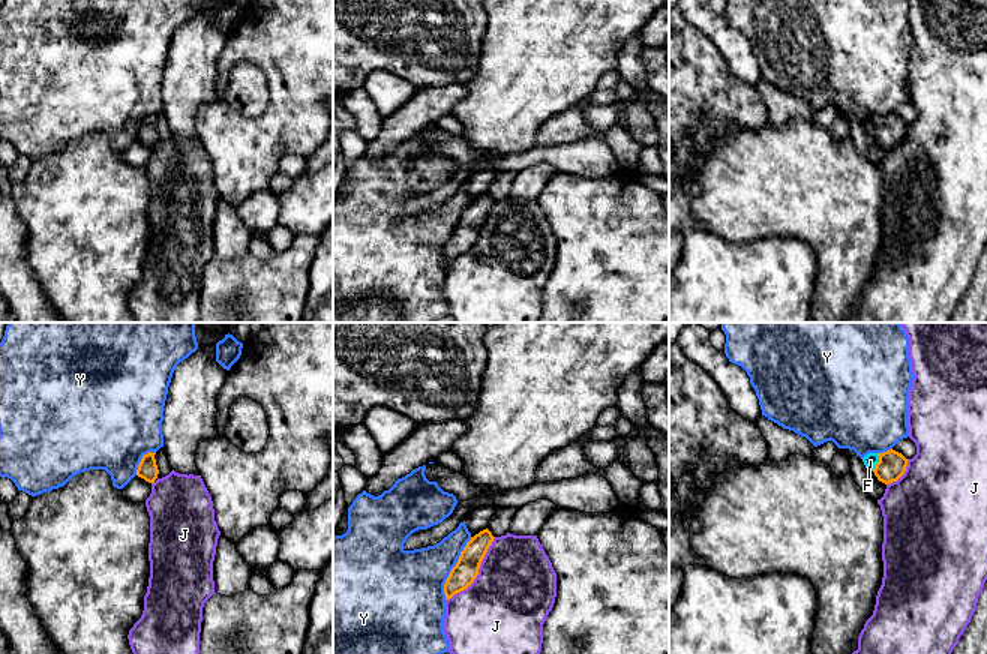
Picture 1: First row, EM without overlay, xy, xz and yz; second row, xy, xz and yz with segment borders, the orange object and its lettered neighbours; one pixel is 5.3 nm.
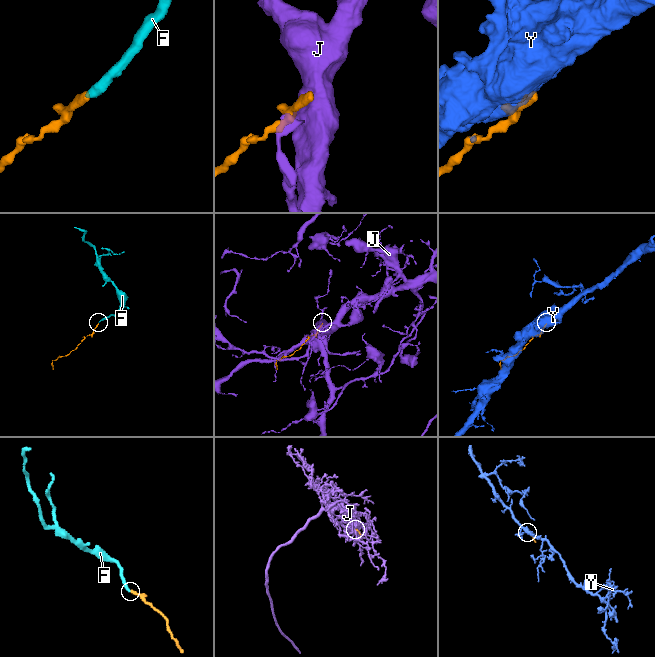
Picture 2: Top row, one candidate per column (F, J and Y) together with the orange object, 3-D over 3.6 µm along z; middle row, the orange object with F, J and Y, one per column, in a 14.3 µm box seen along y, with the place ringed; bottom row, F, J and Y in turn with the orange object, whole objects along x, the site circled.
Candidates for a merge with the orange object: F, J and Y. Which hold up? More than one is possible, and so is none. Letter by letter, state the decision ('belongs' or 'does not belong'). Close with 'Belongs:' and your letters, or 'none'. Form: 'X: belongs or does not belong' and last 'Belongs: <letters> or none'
F: belongs
J: does not belong
Y: does not belong
Belongs: F

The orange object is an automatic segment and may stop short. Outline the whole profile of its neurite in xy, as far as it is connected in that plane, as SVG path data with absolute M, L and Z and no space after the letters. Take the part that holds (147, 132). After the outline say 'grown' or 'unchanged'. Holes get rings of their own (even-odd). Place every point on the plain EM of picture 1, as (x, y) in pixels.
M147 117L142 120L138 134L136 134L136 140L144 142L148 147L154 147L154 144L158 142L159 134L156 129L156 123L154 123L154 117Z | unchanged

